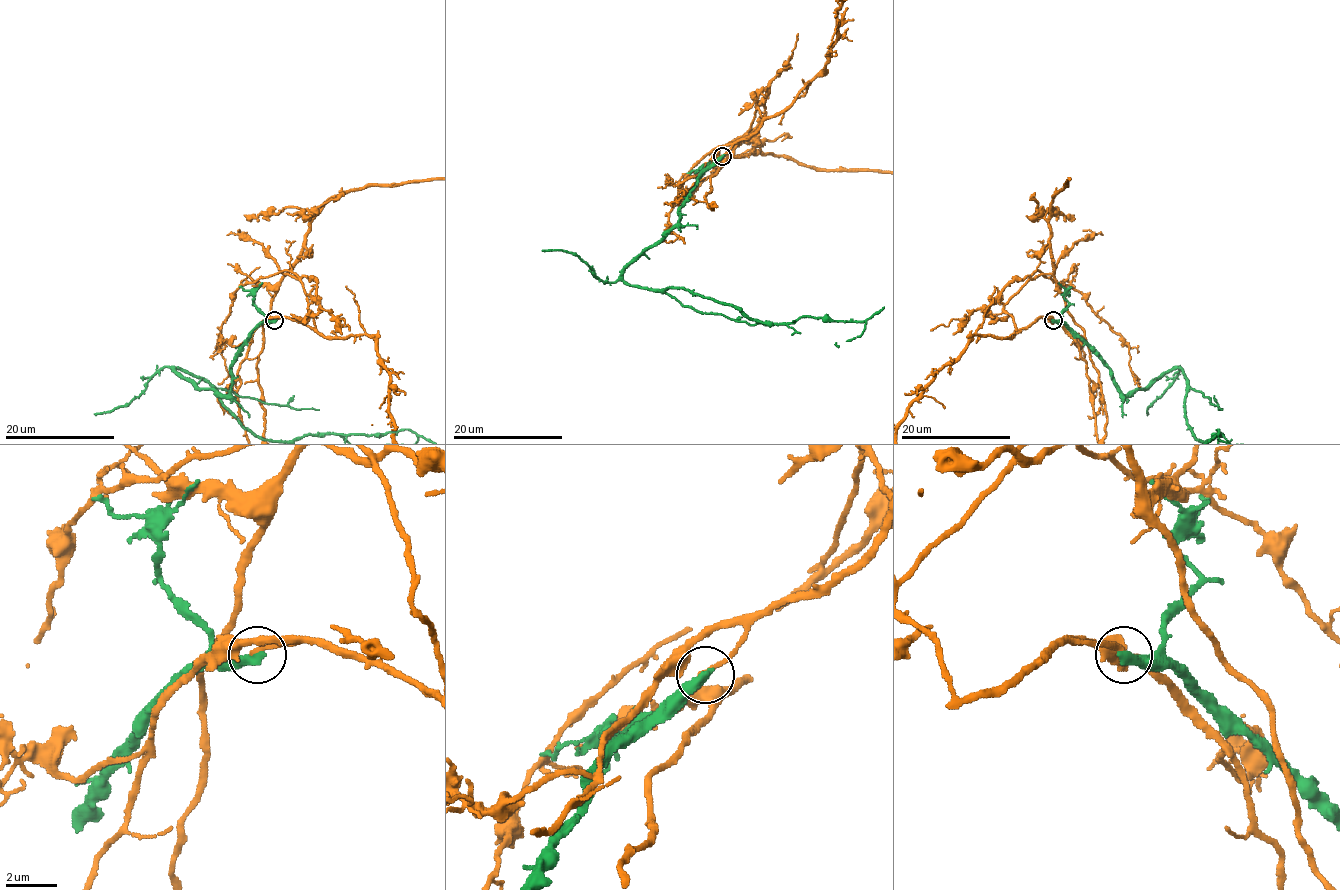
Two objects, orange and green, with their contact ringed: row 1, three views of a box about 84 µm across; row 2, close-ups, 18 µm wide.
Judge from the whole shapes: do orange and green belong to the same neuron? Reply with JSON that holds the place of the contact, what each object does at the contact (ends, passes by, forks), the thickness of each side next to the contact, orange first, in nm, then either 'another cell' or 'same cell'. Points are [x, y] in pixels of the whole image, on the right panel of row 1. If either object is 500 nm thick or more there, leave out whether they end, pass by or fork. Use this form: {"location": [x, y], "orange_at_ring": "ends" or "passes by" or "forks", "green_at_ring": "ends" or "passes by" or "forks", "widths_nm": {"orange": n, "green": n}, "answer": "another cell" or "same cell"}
{"location": [1053, 320], "orange_at_ring": "ends", "green_at_ring": "ends", "widths_nm": {"orange": 190, "green": 400}, "answer": "another cell"}

